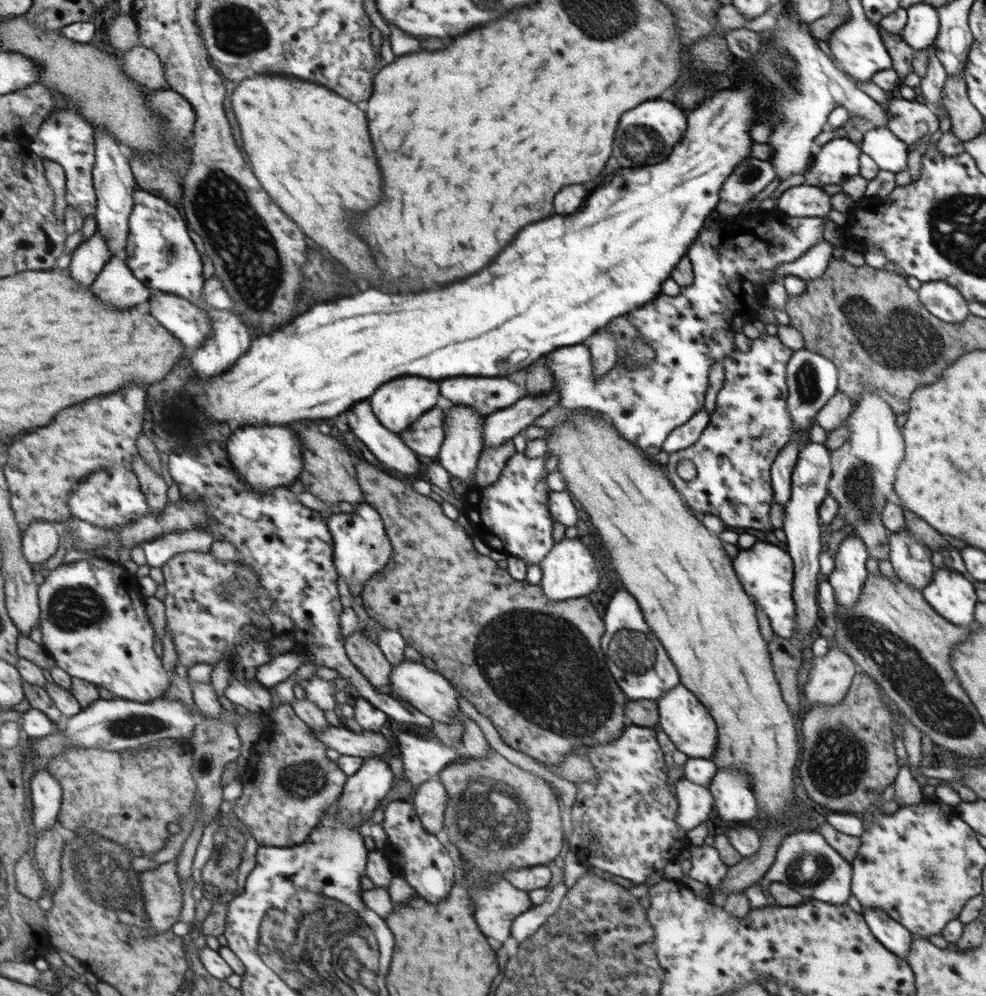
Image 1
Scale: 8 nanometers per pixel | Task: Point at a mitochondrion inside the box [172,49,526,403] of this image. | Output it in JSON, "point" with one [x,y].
{"point":[246,249]}

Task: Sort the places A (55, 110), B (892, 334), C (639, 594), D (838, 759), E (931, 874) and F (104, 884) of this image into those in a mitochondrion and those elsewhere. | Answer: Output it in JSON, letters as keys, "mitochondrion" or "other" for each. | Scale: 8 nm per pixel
{"A":"other","B":"mitochondrion","C":"other","D":"mitochondrion","E":"mitochondrion","F":"mitochondrion"}

